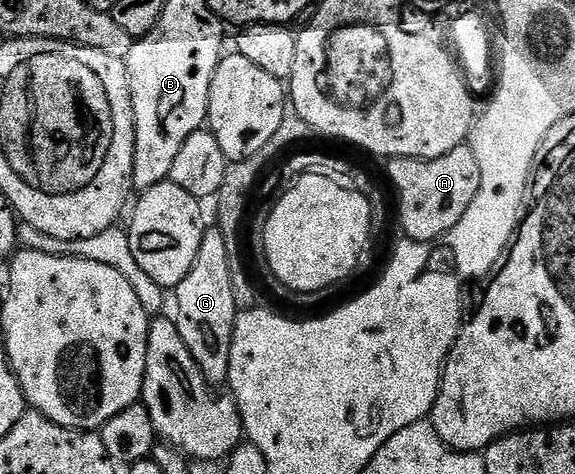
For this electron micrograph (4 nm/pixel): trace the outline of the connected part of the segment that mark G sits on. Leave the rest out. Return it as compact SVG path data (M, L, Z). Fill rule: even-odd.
M217 228L207 229L202 235L200 252L184 280L179 286L173 287L174 302L178 305L176 321L178 331L188 344L188 352L192 352L192 360L200 368L200 372L205 376L211 387L218 388L218 385L225 383L230 377L230 345L234 335L234 325L240 313L234 293L232 292L232 268L230 267L230 257L228 256L228 244L224 244L224 236Z

